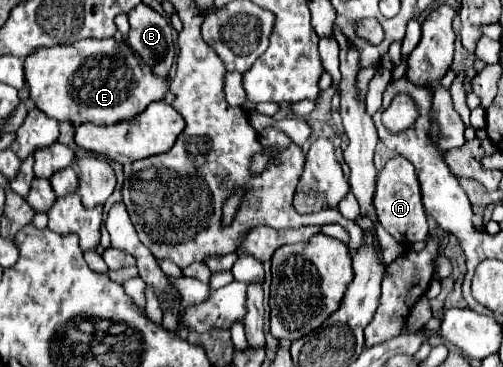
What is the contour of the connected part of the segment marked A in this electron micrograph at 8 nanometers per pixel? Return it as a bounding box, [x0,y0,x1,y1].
[374,155,428,245]

